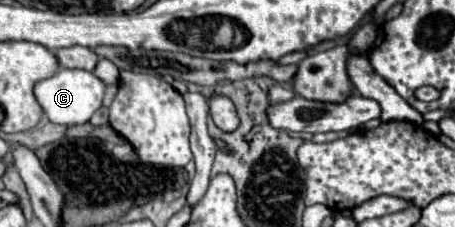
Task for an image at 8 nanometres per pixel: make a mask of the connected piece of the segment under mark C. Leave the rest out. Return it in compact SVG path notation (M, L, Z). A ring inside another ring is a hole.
M61 67L53 77L43 79L35 85L35 99L41 105L45 117L57 125L83 125L103 103L105 85L89 71L83 69L65 69Z

